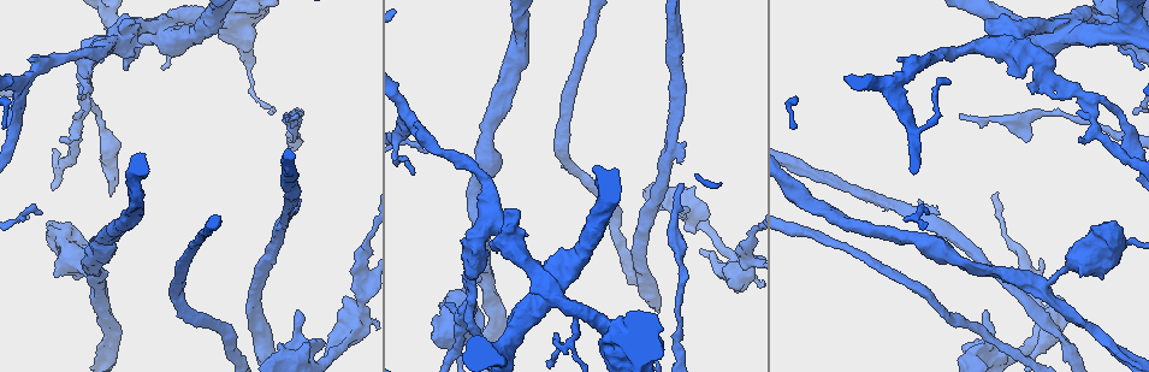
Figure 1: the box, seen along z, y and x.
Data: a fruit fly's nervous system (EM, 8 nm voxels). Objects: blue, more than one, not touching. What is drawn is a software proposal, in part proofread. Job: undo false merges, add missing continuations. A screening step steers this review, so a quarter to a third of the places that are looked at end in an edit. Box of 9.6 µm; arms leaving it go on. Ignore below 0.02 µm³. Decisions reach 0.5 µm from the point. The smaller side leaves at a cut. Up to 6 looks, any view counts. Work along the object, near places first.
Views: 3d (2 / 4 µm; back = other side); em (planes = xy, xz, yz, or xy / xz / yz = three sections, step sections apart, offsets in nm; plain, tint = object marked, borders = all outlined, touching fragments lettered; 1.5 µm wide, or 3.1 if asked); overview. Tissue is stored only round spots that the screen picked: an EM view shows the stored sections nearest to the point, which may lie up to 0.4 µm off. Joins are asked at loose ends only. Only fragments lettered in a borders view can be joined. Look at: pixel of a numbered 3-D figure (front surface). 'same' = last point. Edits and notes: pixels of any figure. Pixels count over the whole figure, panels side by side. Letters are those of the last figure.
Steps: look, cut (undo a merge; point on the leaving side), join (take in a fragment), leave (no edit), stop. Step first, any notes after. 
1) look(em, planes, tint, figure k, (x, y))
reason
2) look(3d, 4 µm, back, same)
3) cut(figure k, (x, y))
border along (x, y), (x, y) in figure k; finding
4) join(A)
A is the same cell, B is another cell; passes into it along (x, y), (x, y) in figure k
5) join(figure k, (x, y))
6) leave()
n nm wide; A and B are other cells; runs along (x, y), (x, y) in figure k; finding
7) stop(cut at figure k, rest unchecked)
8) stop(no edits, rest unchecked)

look(em, xz, step 4, tint, figure 1, (680, 185))
tapers out

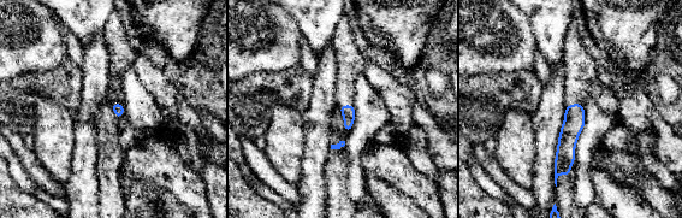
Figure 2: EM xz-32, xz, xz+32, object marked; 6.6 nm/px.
look(em, xz, step 4, borders, same)
see the neighbours

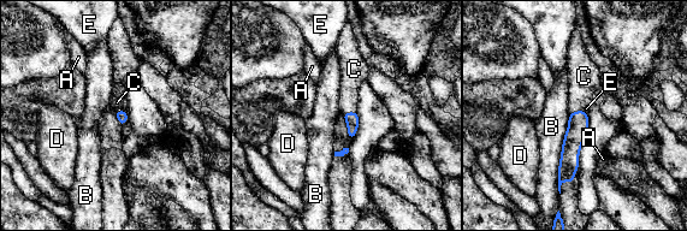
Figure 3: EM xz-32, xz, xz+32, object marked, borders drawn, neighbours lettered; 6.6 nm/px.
join(C)
70 nm wide; B touches over 550 nm; C is the same cell, A, B, D and E are other cells; it goes on there

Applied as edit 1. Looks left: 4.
look(overview)

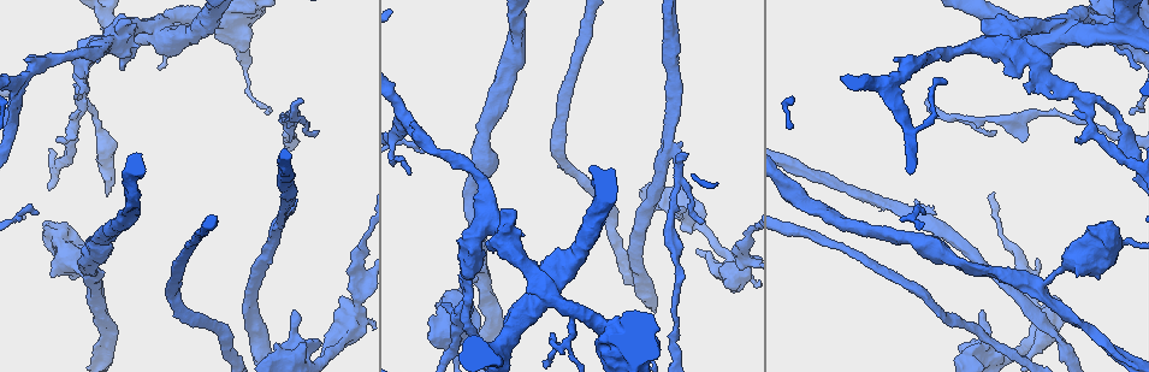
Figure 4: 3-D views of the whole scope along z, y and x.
look(3d, 2 µm, figure 4, (1038, 285))
sudden change in width

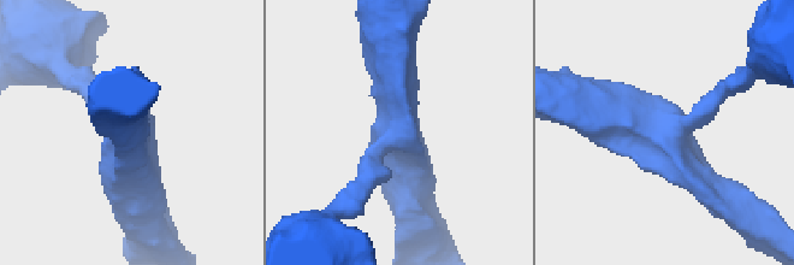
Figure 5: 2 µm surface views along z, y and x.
look(em, xz, step 4, borders, figure 5, (672, 126))
3 arms; arms of 190, 280, 340 nm

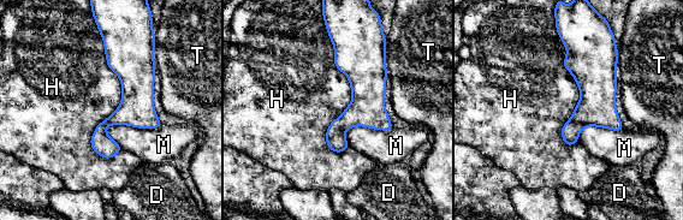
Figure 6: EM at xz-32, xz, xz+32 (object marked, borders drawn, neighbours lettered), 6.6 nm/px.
look(em, planes, borders, same)
cut it another way

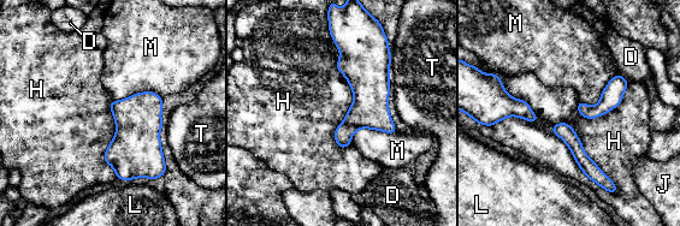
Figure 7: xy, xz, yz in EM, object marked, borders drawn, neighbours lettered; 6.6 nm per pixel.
leave()
260 nm wide; D, H, J, L, M and T are other cells; border along (396, 131), (359, 129), (349, 143) in figure 7; one cell here

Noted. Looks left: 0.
stop(join at figure 3, rest unchecked)

